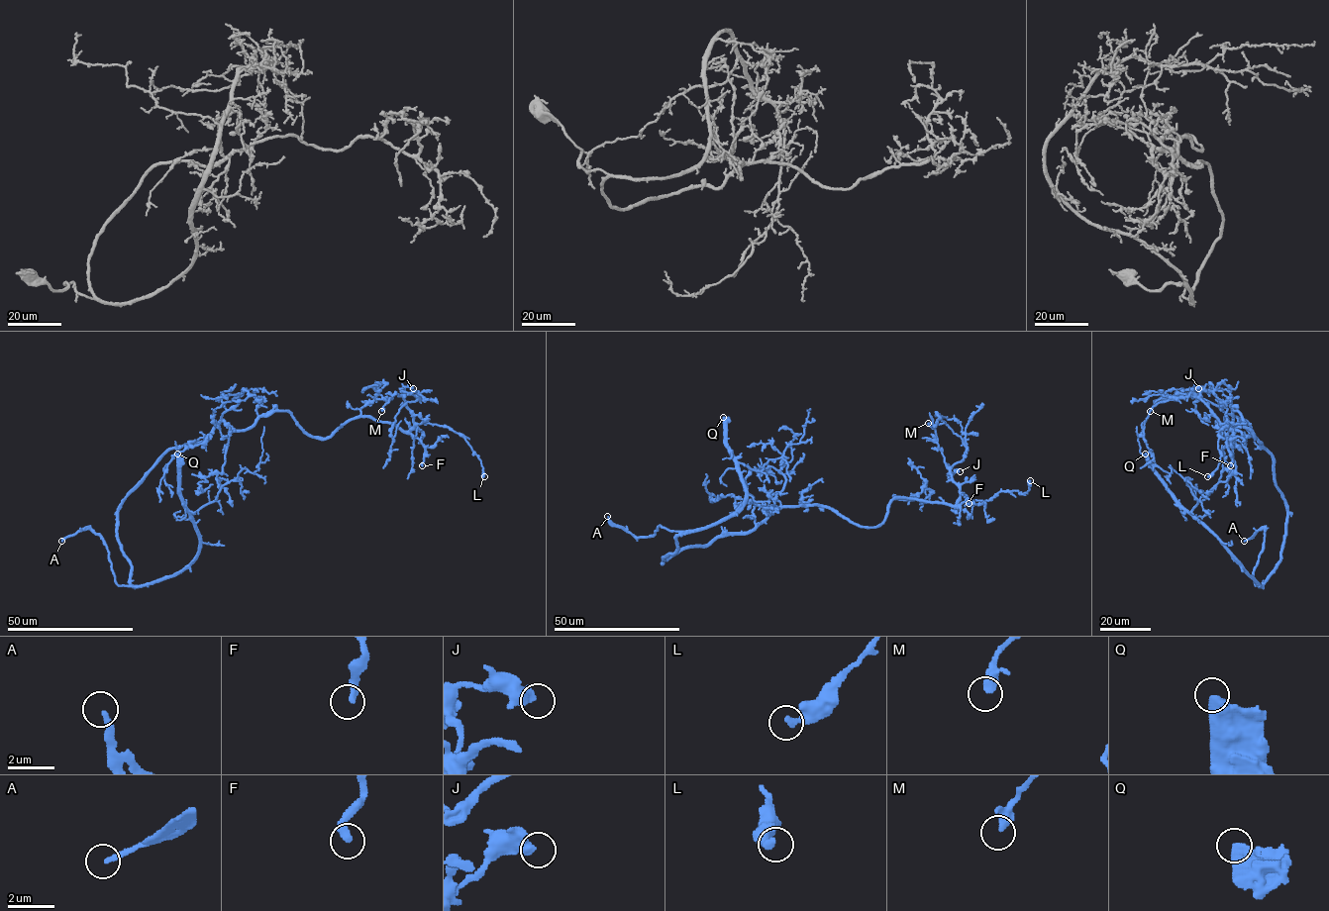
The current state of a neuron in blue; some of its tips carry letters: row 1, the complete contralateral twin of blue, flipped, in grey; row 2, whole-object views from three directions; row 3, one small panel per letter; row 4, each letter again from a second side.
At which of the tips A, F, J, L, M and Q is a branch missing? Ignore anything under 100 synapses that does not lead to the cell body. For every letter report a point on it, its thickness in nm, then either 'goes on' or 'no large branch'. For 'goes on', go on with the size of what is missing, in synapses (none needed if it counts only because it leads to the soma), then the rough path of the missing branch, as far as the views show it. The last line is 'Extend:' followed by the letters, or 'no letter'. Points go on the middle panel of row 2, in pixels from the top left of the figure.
A: (607, 516) | 240 nm | goes on | (607, 516), (602, 498), (590, 484)
F: (969, 503) | 360 nm | goes on | 120 syn | (969, 503), (982, 490), (985, 477), (985, 465), (971, 439)
J: (960, 471) | 500 nm | no large branch
L: (1030, 480) | 280 nm | no large branch
M: (928, 423) | 280 nm | no large branch
Q: (723, 417) | 500 nm | goes on | 650 syn | (723, 417), (723, 406), (728, 400), (759, 443), (804, 468), (815, 492), (799, 562), (763, 619)
Extend: A, F, Q

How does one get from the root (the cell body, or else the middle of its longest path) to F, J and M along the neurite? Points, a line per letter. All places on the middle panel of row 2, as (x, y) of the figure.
F: (733, 534), (749, 533), (782, 506), (830, 507), (859, 526), (875, 527), (896, 498), (969, 503)
J: (733, 534), (782, 506), (830, 507), (875, 527), (896, 498), (955, 505), (960, 471)
M: (733, 534), (749, 533), (782, 506), (830, 507), (875, 527), (896, 498), (955, 505), (960, 486), (928, 423)

